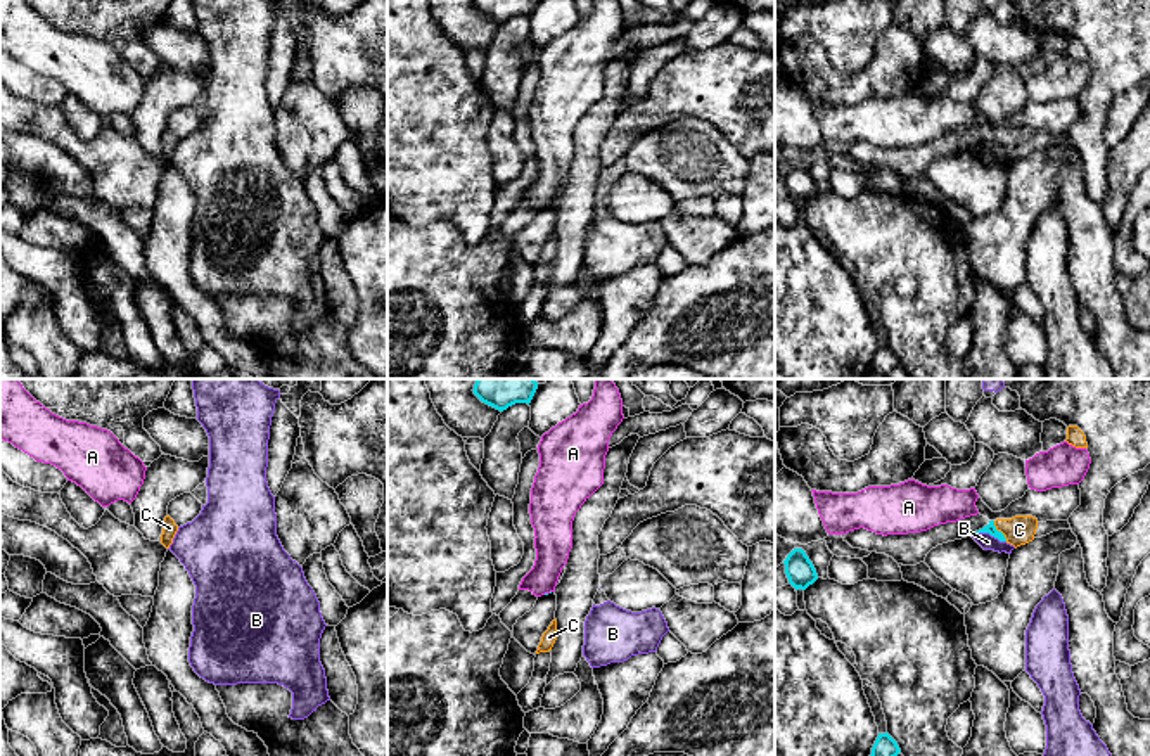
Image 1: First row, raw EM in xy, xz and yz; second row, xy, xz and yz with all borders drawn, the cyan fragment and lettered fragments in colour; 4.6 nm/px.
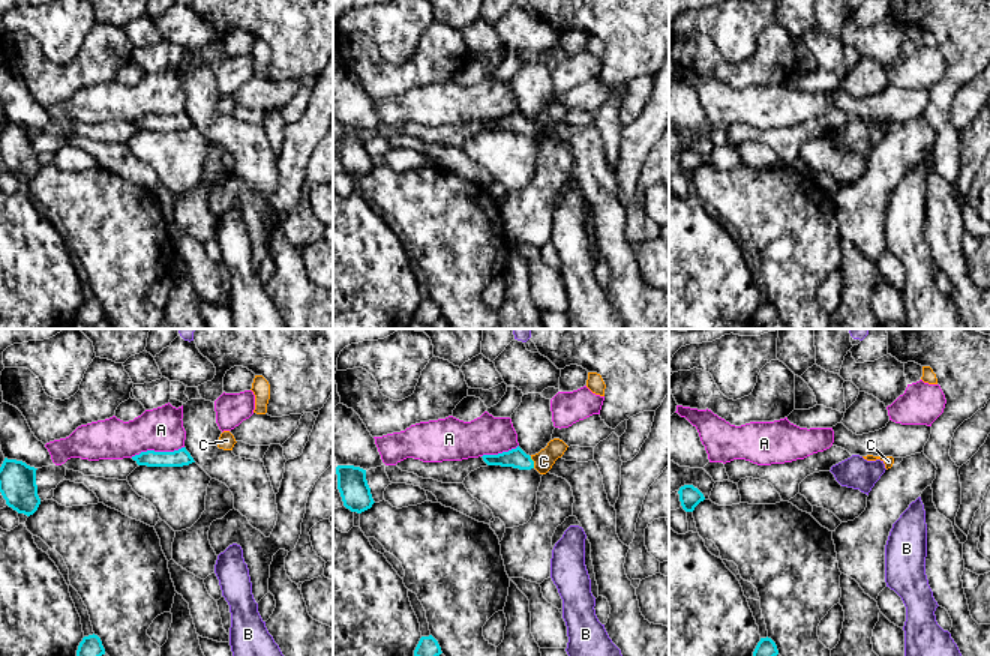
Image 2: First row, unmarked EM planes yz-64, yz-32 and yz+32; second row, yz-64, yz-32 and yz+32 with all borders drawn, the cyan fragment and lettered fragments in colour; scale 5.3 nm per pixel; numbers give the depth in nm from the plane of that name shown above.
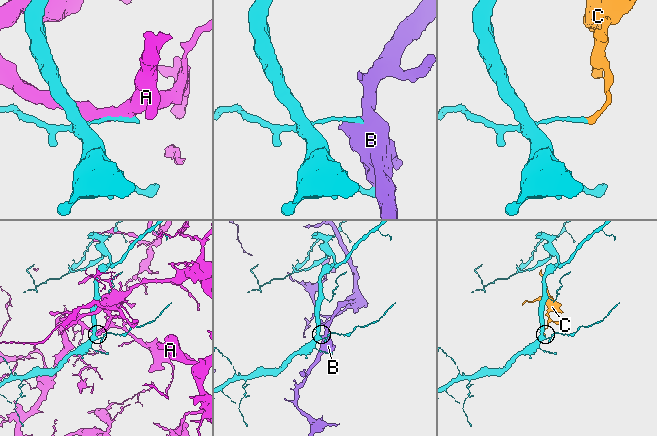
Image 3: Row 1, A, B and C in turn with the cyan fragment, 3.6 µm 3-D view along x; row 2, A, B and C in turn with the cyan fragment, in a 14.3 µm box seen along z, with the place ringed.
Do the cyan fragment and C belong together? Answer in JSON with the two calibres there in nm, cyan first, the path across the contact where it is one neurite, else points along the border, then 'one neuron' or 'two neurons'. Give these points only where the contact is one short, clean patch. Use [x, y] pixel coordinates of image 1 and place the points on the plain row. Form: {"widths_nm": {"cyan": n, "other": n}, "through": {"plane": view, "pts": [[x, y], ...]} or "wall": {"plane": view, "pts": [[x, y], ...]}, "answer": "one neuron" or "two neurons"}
{"widths_nm": {"cyan": 50, "other": 140}, "wall": {"plane": "yz", "pts": [[993, 134], [1007, 153]]}, "answer": "two neurons"}

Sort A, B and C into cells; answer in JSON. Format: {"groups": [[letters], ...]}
{"groups": [["A"], ["B"], ["C"]]}

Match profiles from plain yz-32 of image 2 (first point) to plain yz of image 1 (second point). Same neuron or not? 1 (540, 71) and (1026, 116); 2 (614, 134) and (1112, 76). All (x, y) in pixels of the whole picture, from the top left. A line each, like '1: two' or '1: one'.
1: two
2: one

